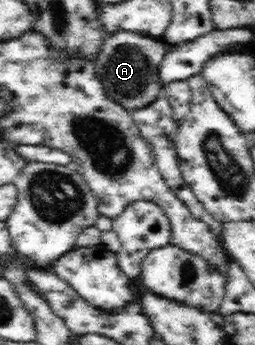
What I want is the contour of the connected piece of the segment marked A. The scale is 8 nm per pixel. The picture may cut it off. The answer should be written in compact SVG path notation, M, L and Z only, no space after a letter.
M116 32L116 34L106 36L99 46L98 56L93 62L96 76L104 87L107 98L128 111L146 108L156 102L160 96L165 97L165 86L160 81L160 65L165 60L169 48L164 42L158 42L155 37L136 34L136 32Z

